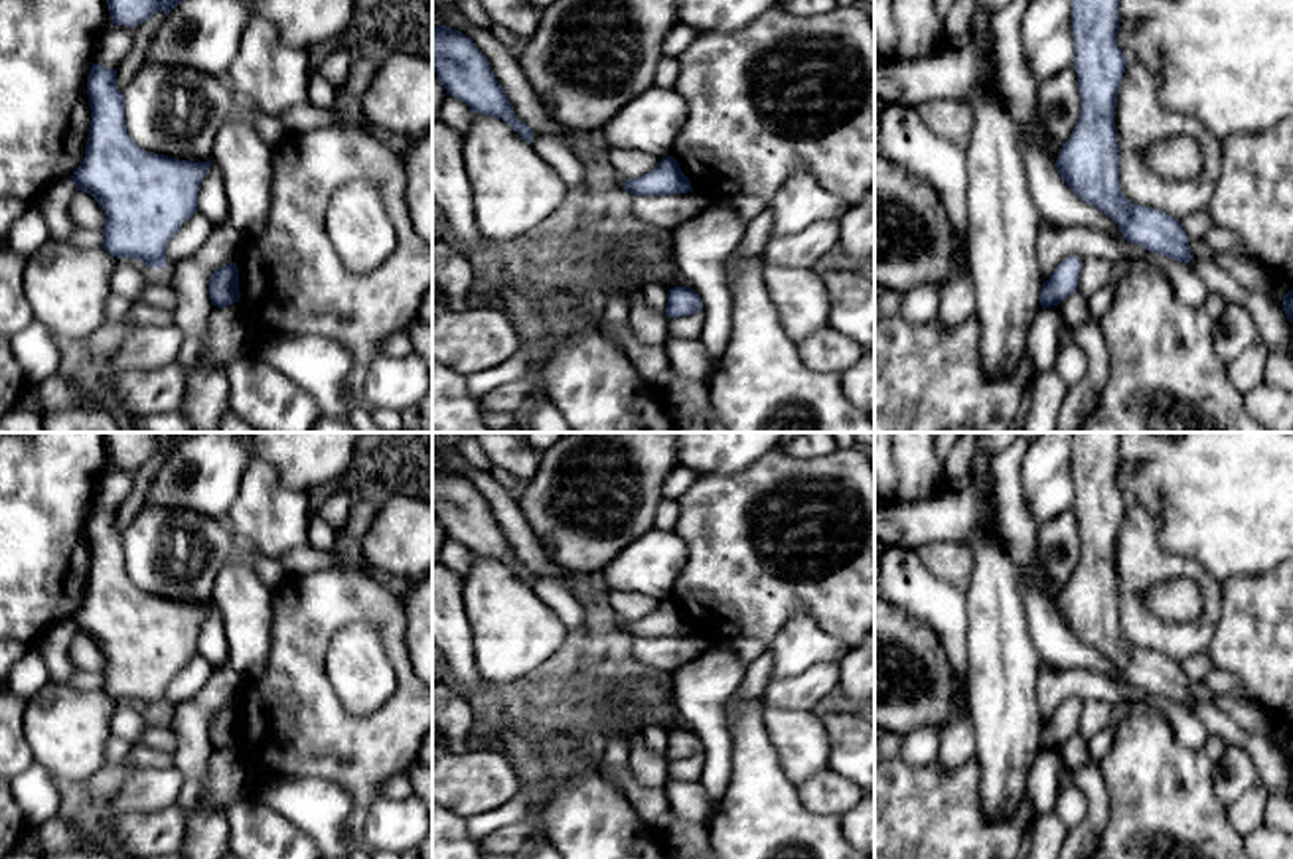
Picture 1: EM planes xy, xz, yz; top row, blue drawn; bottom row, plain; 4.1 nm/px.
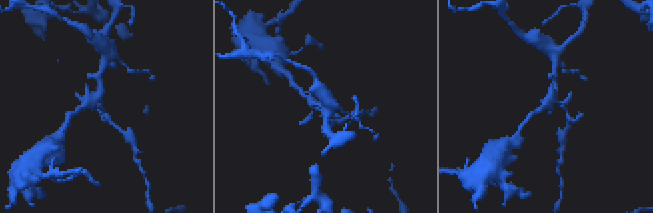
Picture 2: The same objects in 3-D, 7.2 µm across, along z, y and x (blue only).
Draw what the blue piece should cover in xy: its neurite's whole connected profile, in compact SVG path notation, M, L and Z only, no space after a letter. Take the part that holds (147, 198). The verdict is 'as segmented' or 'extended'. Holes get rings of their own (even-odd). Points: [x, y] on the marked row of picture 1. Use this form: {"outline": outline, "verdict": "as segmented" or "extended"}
{"outline": "M99 63L87 75L91 126L85 158L71 180L105 211L101 249L116 259L166 267L166 249L197 211L197 194L211 166L142 150L128 134L116 69Z", "verdict": "as segmented"}

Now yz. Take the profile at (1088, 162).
{"outline": "M1072 0L1074 69L1082 113L1062 144L1056 170L1082 201L1109 215L1125 241L1188 263L1188 237L1179 219L1127 199L1119 186L1115 107L1129 59L1117 45L1119 0Z", "verdict": "as segmented"}

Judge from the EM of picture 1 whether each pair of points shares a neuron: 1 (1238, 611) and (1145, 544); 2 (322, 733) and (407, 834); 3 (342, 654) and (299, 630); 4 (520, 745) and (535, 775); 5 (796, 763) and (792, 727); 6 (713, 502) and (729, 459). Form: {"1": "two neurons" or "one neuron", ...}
{"1": "two neurons", "2": "two neurons", "3": "two neurons", "4": "one neuron", "5": "one neuron", "6": "two neurons"}

